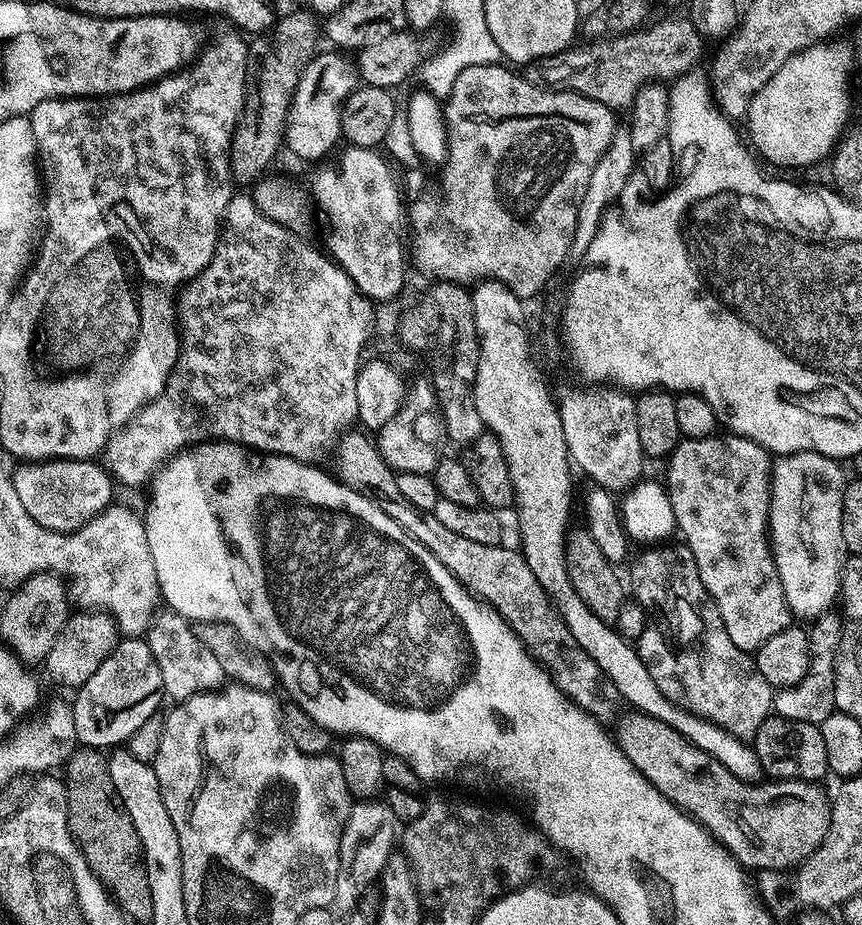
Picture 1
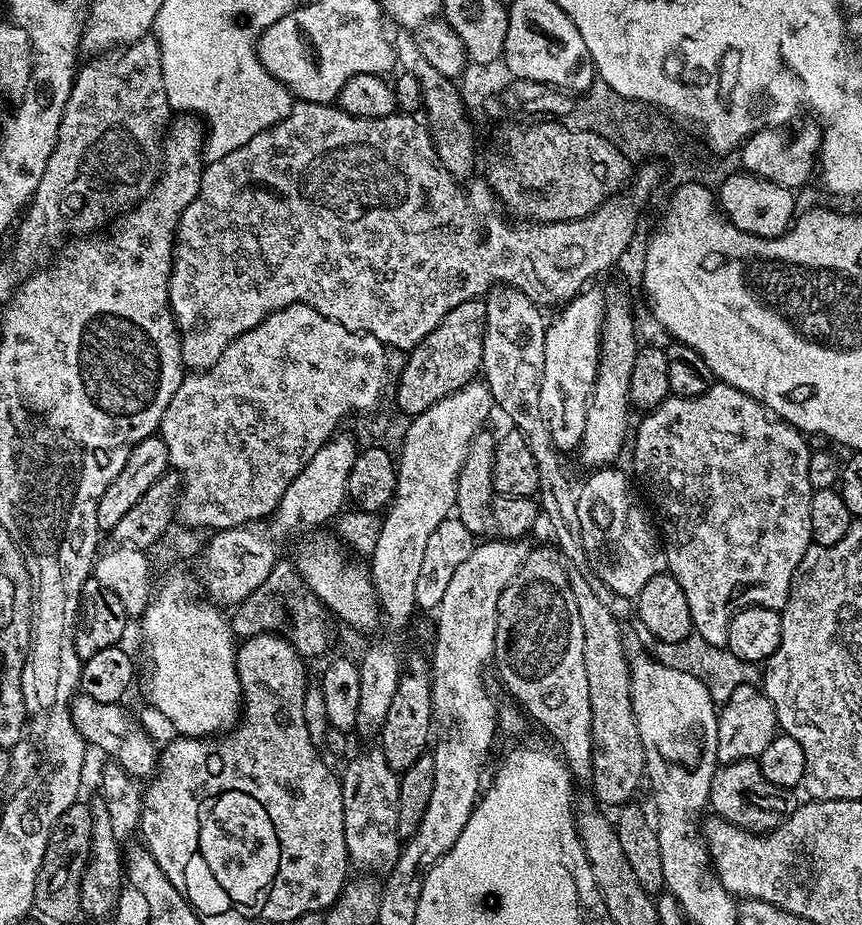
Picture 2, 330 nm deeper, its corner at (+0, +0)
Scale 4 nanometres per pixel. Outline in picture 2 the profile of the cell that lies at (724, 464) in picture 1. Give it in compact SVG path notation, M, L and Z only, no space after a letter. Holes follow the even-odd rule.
M713 382L713 384L712 384L712 385L711 385L711 386L710 386L710 390L706 390L706 394L702 394L702 395L701 395L701 396L695 396L695 397L694 397L694 398L682 398L682 397L681 397L681 396L673 396L673 395L669 395L669 397L668 397L668 399L666 399L666 400L663 400L663 401L662 401L662 403L660 403L660 405L659 405L659 406L658 406L658 407L656 407L656 408L653 408L653 409L652 409L652 411L651 411L651 412L649 412L649 413L647 413L647 415L645 415L645 416L644 416L644 417L643 417L643 419L644 419L644 421L642 421L642 422L641 422L641 424L640 424L640 425L638 425L638 426L637 426L637 428L636 428L636 425L635 425L635 428L634 428L634 439L633 439L633 440L632 440L632 441L631 441L631 444L630 444L630 452L631 452L631 448L632 448L632 468L633 468L633 469L632 469L632 468L631 468L631 471L632 471L632 472L633 472L633 473L634 473L634 476L635 476L635 472L634 472L634 471L636 471L636 476L637 476L637 477L636 477L636 476L635 476L635 479L636 479L636 480L637 480L637 481L638 481L638 484L639 484L639 480L638 480L638 479L640 479L640 484L641 484L641 486L642 486L642 487L644 487L644 488L645 488L645 490L646 490L646 491L648 491L648 496L649 496L649 498L650 498L650 499L652 499L652 500L653 500L653 502L654 502L654 503L656 503L656 504L660 504L660 520L661 520L661 524L660 524L660 520L659 520L659 524L658 524L658 528L659 528L659 531L660 531L660 532L661 532L661 533L662 533L662 547L663 547L663 549L664 549L664 556L665 556L665 558L666 558L666 559L668 559L668 567L667 567L667 571L668 571L668 572L669 572L669 573L670 573L670 574L671 574L671 576L672 576L672 577L674 577L674 579L676 579L676 581L677 581L677 582L678 582L678 586L682 586L682 590L683 590L683 592L685 592L685 593L686 593L686 602L690 602L690 618L691 618L691 619L692 619L692 626L693 626L693 629L694 629L694 632L695 632L695 635L696 635L696 636L697 636L697 637L699 637L699 639L702 639L702 640L705 640L705 641L706 641L706 642L710 642L710 646L718 646L718 647L719 647L719 648L727 648L727 647L728 647L728 627L729 627L729 626L730 626L730 622L731 622L731 621L732 621L732 619L733 619L733 618L734 618L734 616L735 616L735 615L736 615L736 614L738 614L738 613L739 613L739 612L740 612L740 611L742 611L742 609L744 609L744 608L749 608L749 607L750 607L750 606L762 606L762 607L763 607L763 608L774 608L774 609L777 609L777 610L780 610L780 609L783 609L783 607L784 607L784 603L786 603L786 601L788 601L788 595L789 595L789 594L790 594L790 586L791 586L791 585L792 585L792 579L793 579L793 578L794 578L794 570L798 570L798 562L802 562L802 558L803 558L803 557L804 557L804 555L805 555L805 554L806 554L806 550L807 550L807 549L808 549L808 547L809 547L809 546L810 546L810 545L811 545L811 544L812 544L812 531L811 531L811 530L810 530L810 498L811 498L811 497L812 497L812 493L813 493L813 491L814 491L814 489L813 489L813 486L812 486L812 483L811 483L811 482L810 482L810 451L809 451L809 449L808 449L808 446L807 446L807 442L806 442L806 440L805 440L805 437L806 437L806 436L805 436L805 433L802 433L802 432L800 432L800 431L798 431L798 430L797 430L797 428L796 428L796 427L794 427L794 426L793 426L793 424L787 424L787 422L785 422L785 420L782 420L782 419L780 419L780 417L779 417L779 416L775 416L775 415L774 415L774 413L772 413L772 411L771 411L771 410L769 410L769 409L768 409L768 408L767 408L767 406L765 406L765 404L759 404L759 403L758 403L758 401L756 401L756 400L755 400L755 398L754 398L754 397L752 397L752 396L747 396L747 395L746 395L746 393L744 393L744 392L743 392L743 391L742 391L742 390L738 390L738 389L737 389L737 388L735 388L735 387L734 387L734 386L730 386L730 385L729 385L729 384L721 384L721 383L719 383L719 382Z

